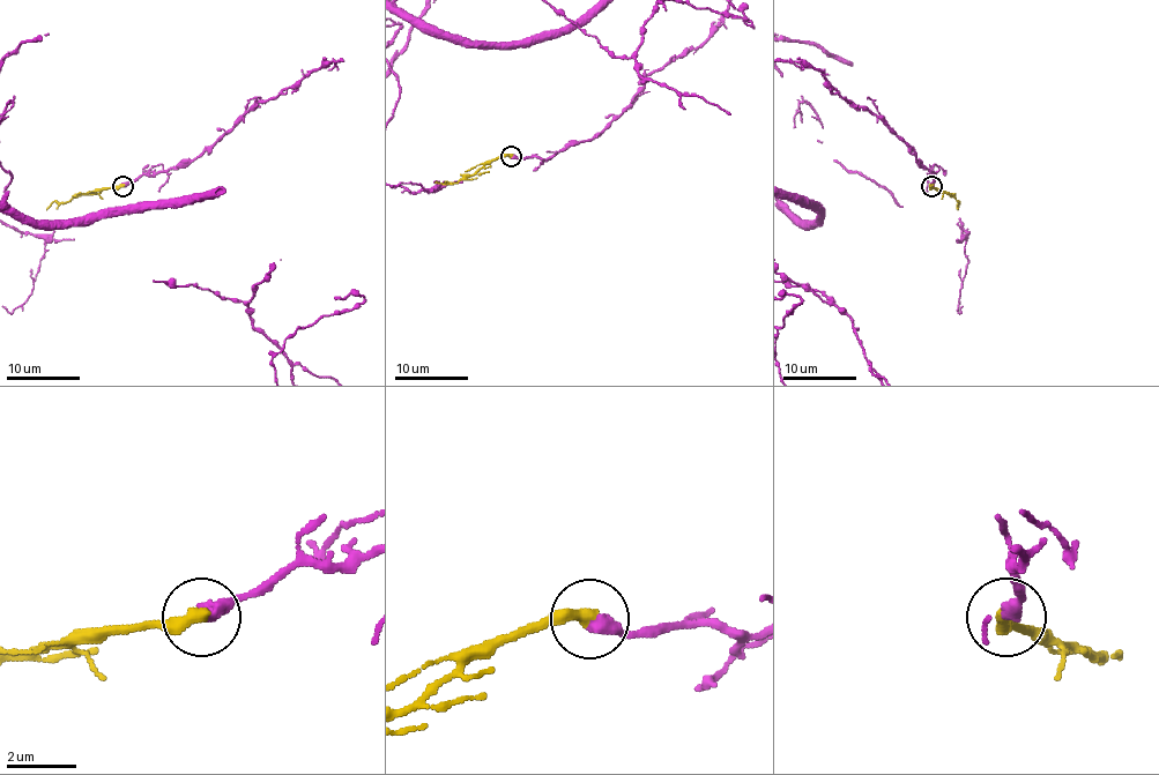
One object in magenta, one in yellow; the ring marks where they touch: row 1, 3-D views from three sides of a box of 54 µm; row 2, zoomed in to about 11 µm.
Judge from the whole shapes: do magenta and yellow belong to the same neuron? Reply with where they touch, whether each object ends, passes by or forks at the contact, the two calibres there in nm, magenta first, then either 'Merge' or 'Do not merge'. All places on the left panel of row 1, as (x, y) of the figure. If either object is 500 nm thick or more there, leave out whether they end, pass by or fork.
Place: (123, 186). At the ring magenta ends. At the ring yellow ends. Thickness 400 nm (magenta) against 400 nm. Merge

